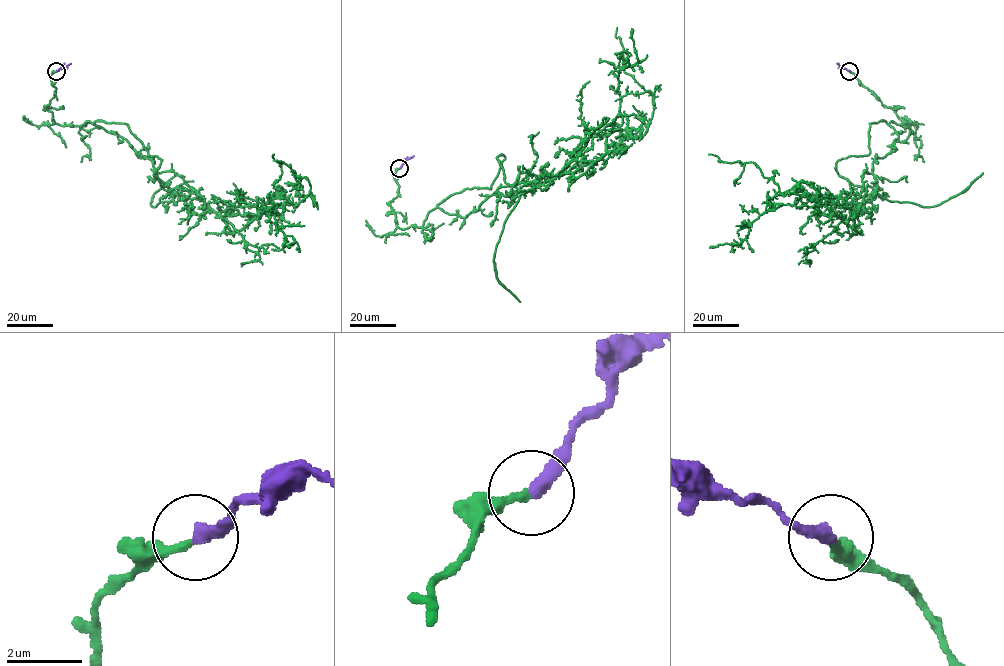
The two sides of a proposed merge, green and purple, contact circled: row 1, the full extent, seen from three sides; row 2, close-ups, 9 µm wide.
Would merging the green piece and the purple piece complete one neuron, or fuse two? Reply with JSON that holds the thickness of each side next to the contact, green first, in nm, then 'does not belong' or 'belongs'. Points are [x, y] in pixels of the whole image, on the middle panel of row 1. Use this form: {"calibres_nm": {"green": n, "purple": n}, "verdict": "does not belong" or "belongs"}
{"calibres_nm": {"green": 200, "purple": 380}, "verdict": "belongs"}

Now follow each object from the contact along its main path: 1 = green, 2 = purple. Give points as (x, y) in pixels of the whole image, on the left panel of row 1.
1: (57, 71), (53, 120), (125, 123), (162, 160), (161, 186), (194, 191), (232, 233), (311, 195), (274, 154)
2: (57, 70), (70, 63)

